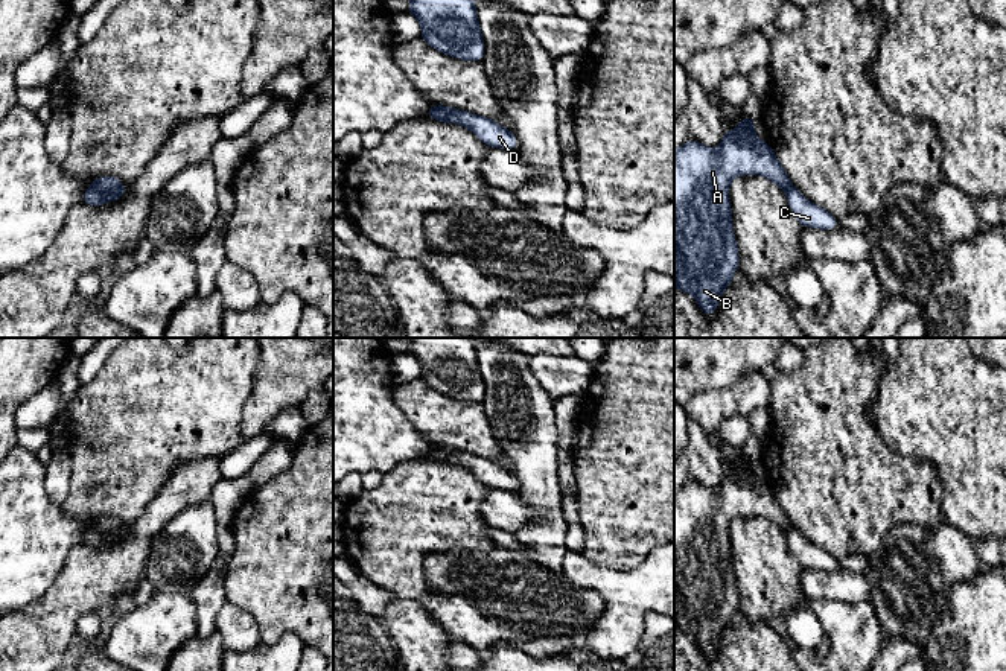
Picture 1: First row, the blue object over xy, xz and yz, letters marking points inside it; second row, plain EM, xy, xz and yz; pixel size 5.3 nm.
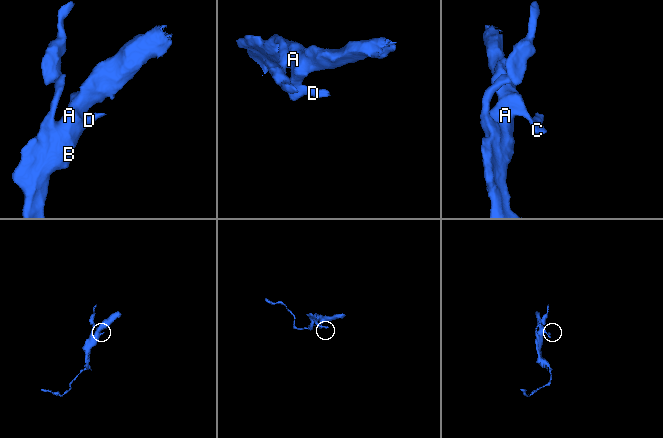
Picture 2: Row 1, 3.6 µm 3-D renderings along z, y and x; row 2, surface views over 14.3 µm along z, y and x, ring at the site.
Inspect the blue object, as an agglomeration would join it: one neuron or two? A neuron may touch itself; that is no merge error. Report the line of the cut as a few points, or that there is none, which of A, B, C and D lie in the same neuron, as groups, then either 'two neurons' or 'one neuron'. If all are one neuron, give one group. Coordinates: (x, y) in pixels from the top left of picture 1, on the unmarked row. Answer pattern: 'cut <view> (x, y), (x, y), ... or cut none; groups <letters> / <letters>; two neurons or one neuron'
cut xy (122, 525), (116, 528), (92, 527); groups A B / C D; two neurons

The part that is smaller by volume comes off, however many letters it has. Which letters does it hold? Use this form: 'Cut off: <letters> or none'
Cut off: C, D

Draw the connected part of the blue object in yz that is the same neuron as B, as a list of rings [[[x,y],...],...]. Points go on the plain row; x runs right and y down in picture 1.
[[[744,455],[738,469],[723,473],[718,490],[686,481],[674,491],[674,627],[689,633],[706,657],[715,654],[720,634],[732,625],[732,615],[740,609],[729,545],[731,522],[738,516],[762,516],[784,533],[791,528],[769,482],[761,482],[753,472],[753,458]]]

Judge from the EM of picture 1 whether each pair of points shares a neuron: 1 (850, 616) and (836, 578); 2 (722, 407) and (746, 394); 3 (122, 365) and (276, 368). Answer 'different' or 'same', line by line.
1: different
2: same
3: different

